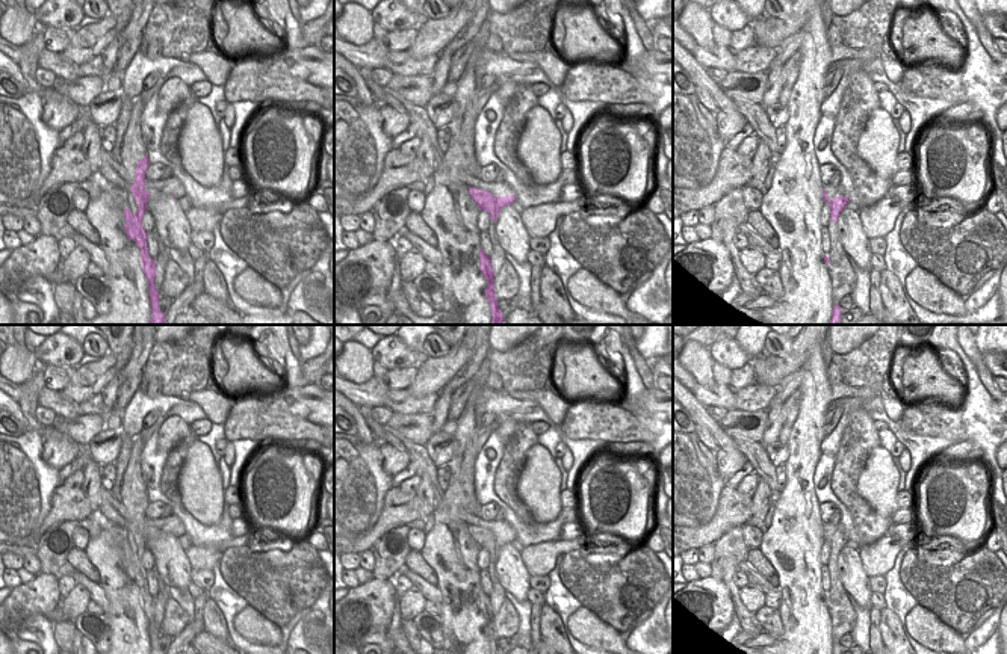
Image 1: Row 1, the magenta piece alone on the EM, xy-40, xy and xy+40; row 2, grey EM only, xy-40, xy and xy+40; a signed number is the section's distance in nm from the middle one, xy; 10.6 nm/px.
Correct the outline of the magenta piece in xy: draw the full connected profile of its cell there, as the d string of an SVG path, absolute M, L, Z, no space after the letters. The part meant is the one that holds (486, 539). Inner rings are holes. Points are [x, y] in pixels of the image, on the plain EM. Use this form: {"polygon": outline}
{"polygon": "M469 526L469 533L479 548L485 548L490 553L490 559L497 559L499 550L516 539L514 533L493 535L488 529Z"}

